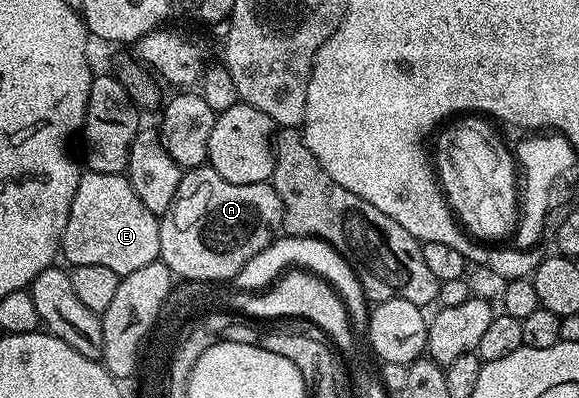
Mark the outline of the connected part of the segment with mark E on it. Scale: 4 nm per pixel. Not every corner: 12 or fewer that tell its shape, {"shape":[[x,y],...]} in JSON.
{"shape":[[84,172],[62,260],[124,277],[160,260],[160,218],[123,173]]}

